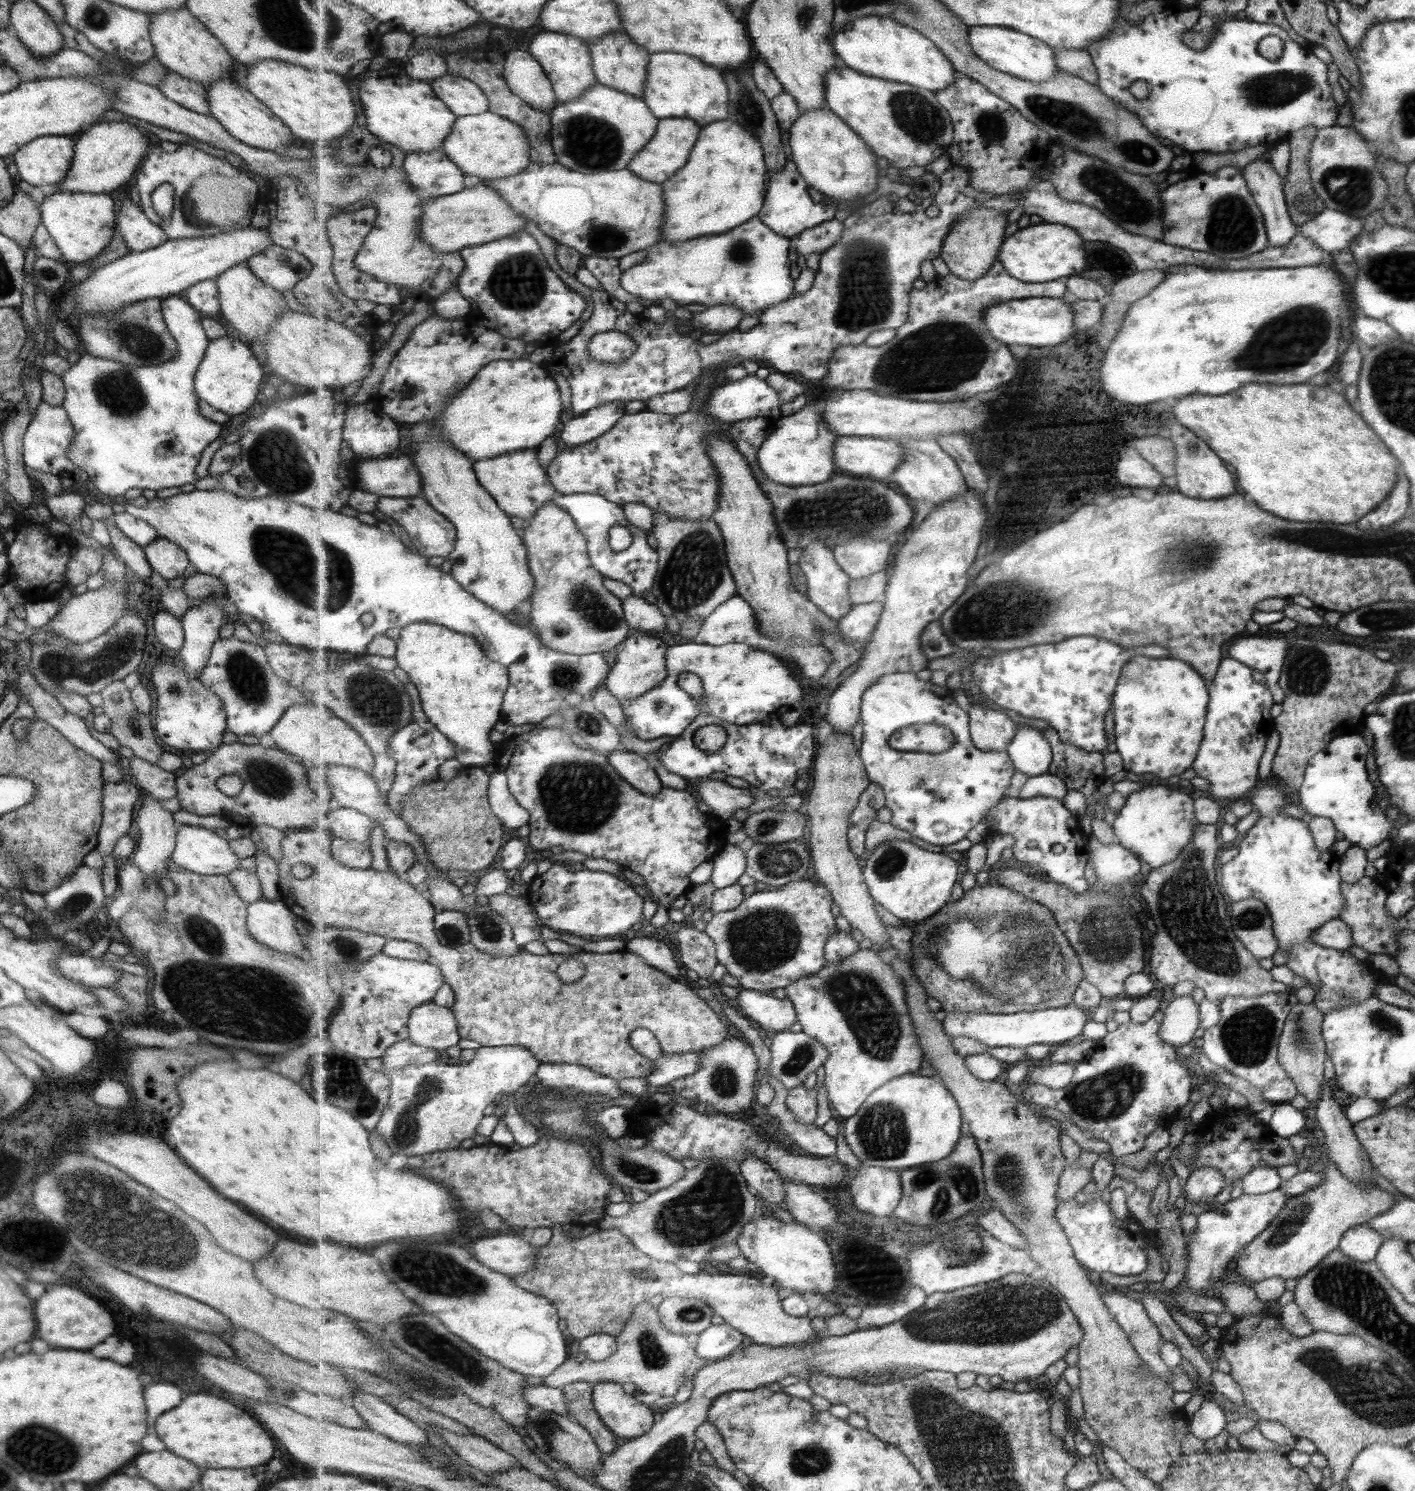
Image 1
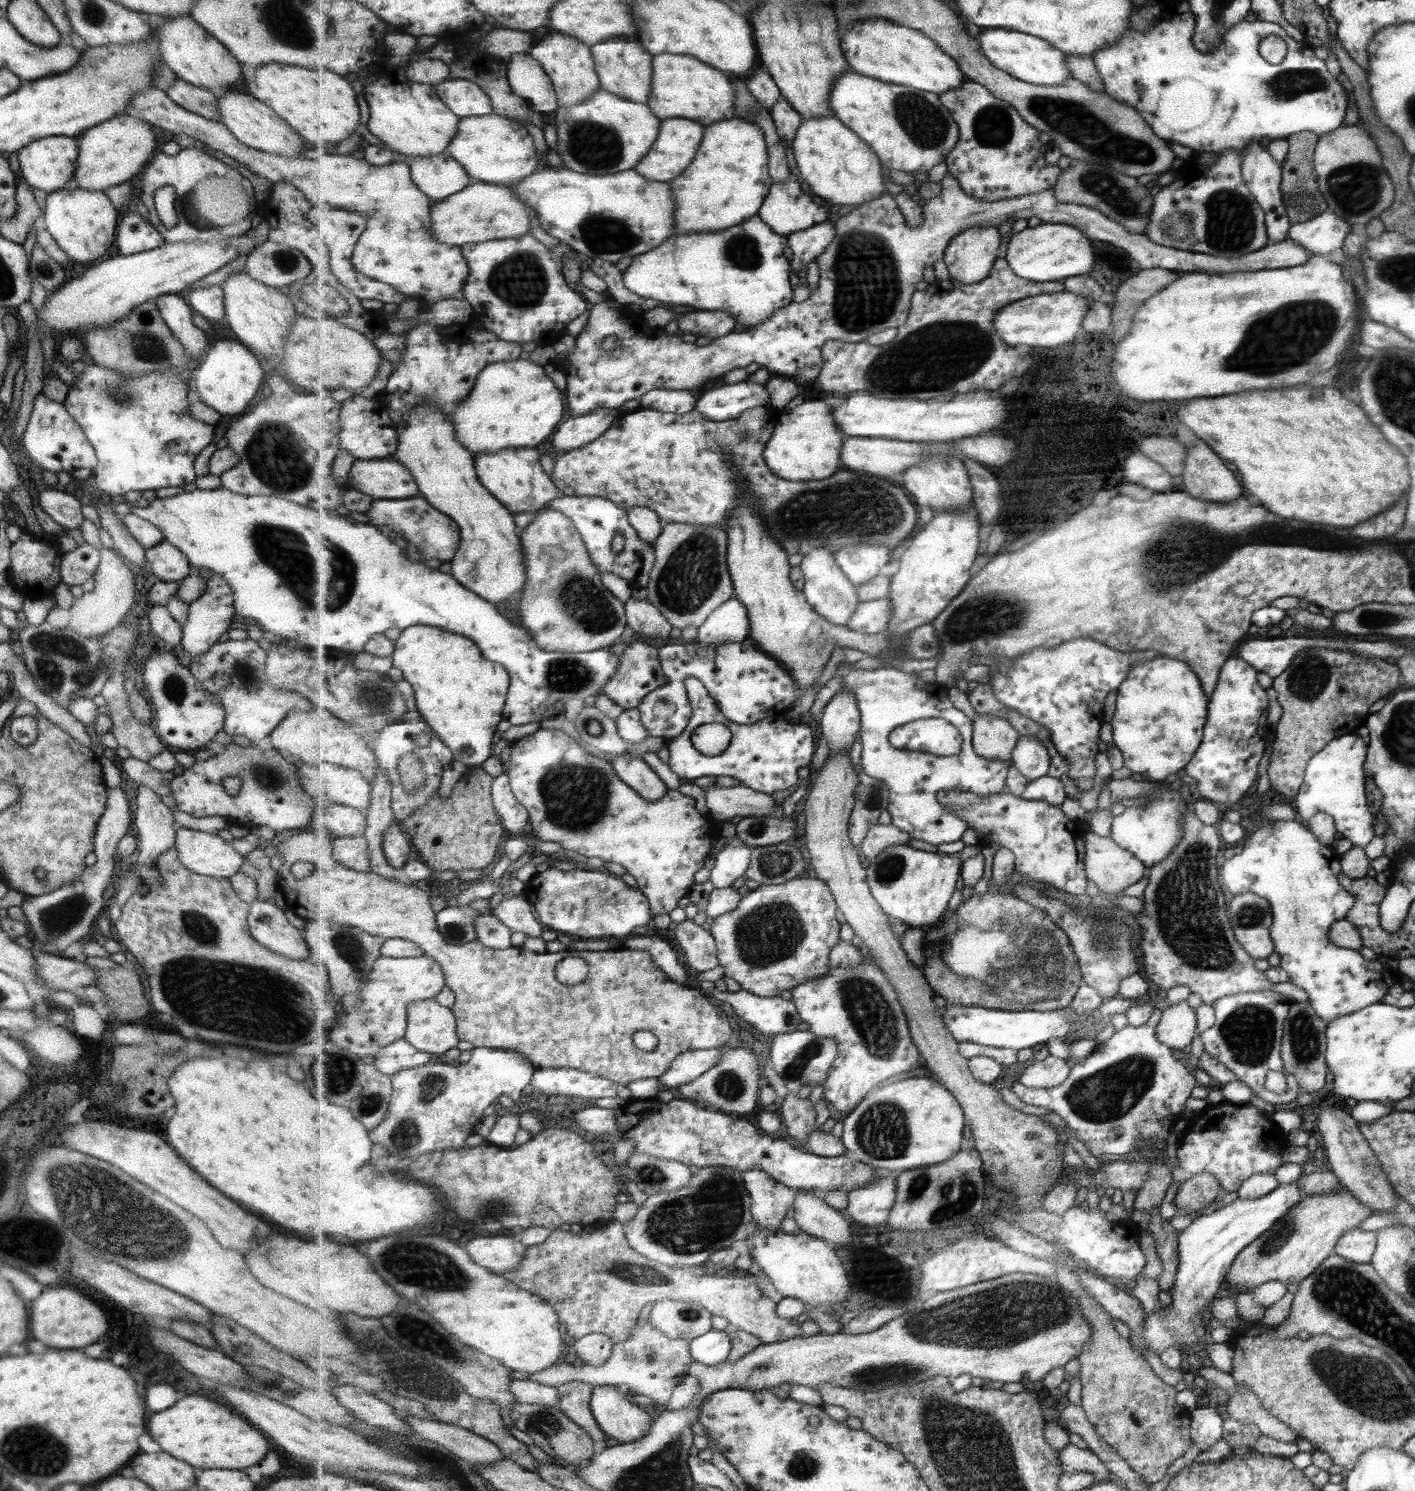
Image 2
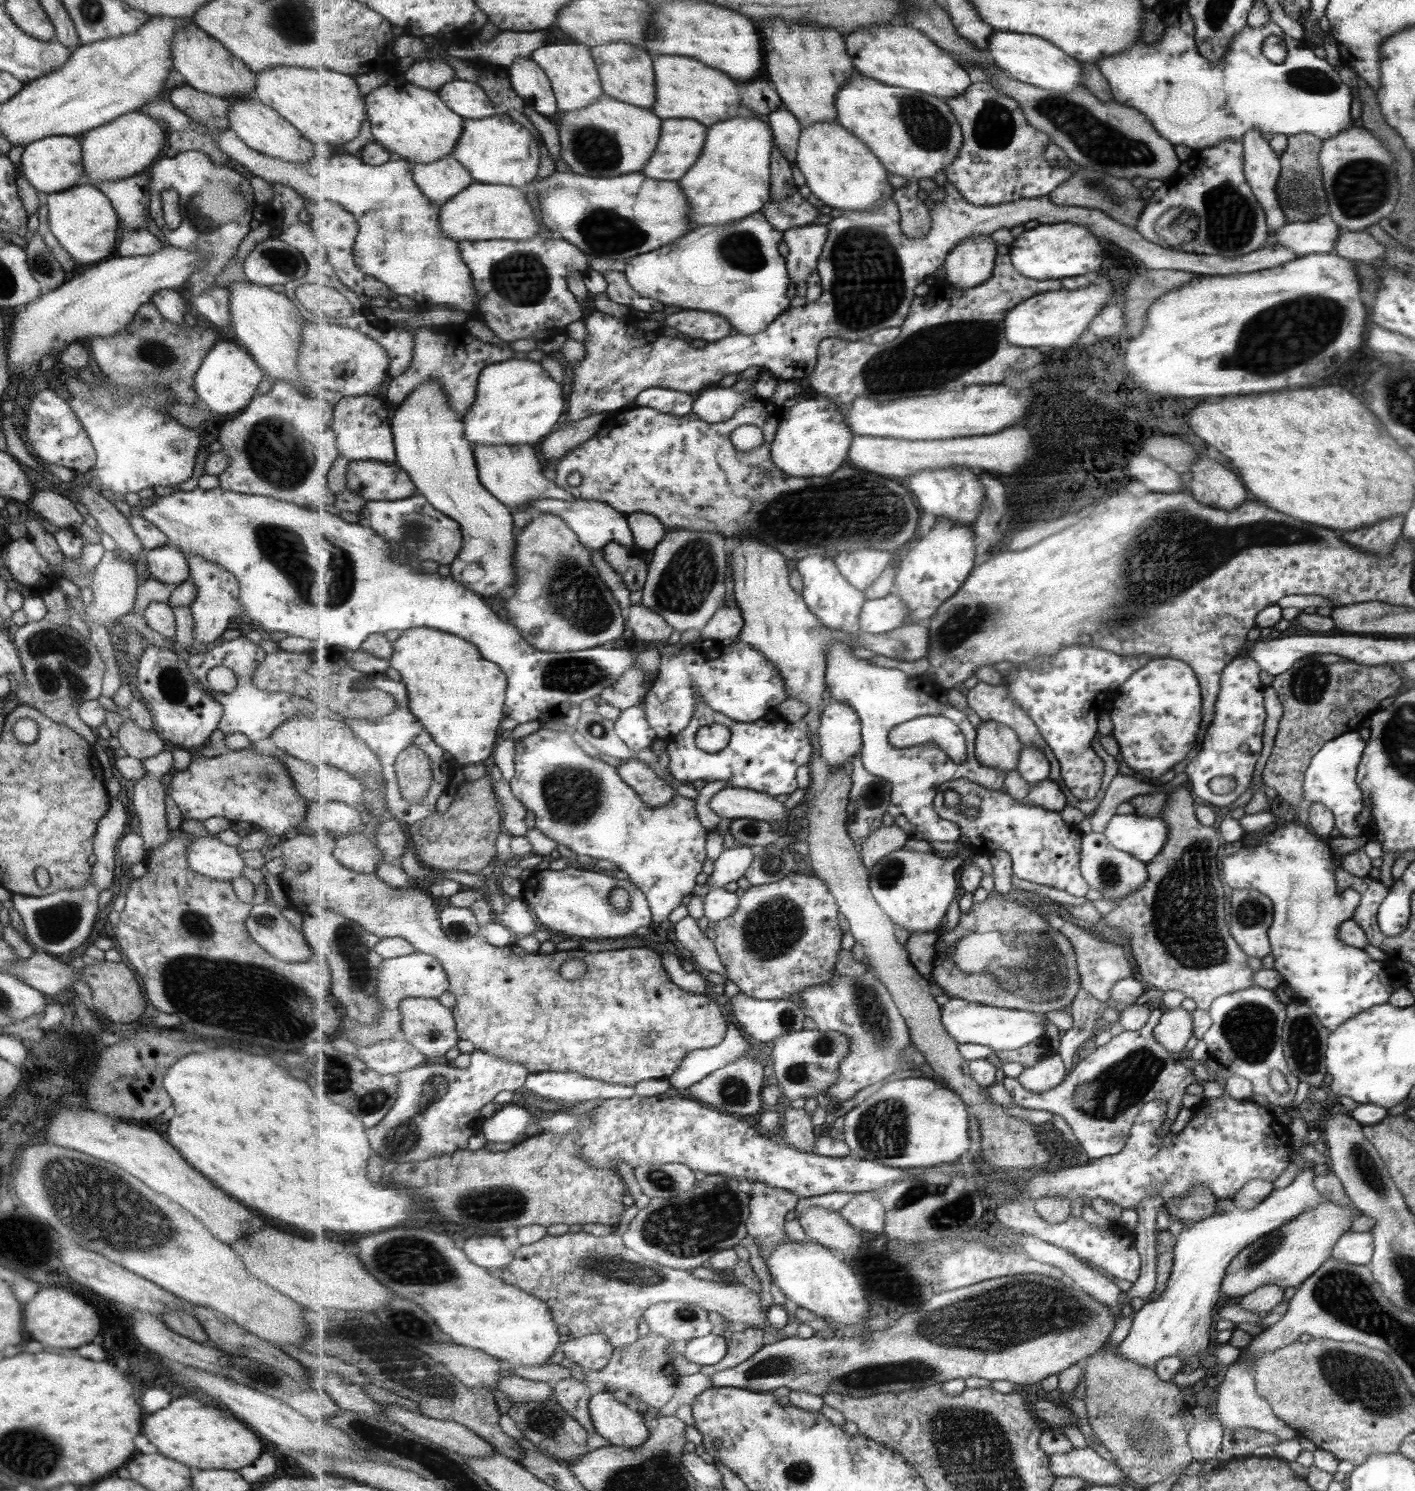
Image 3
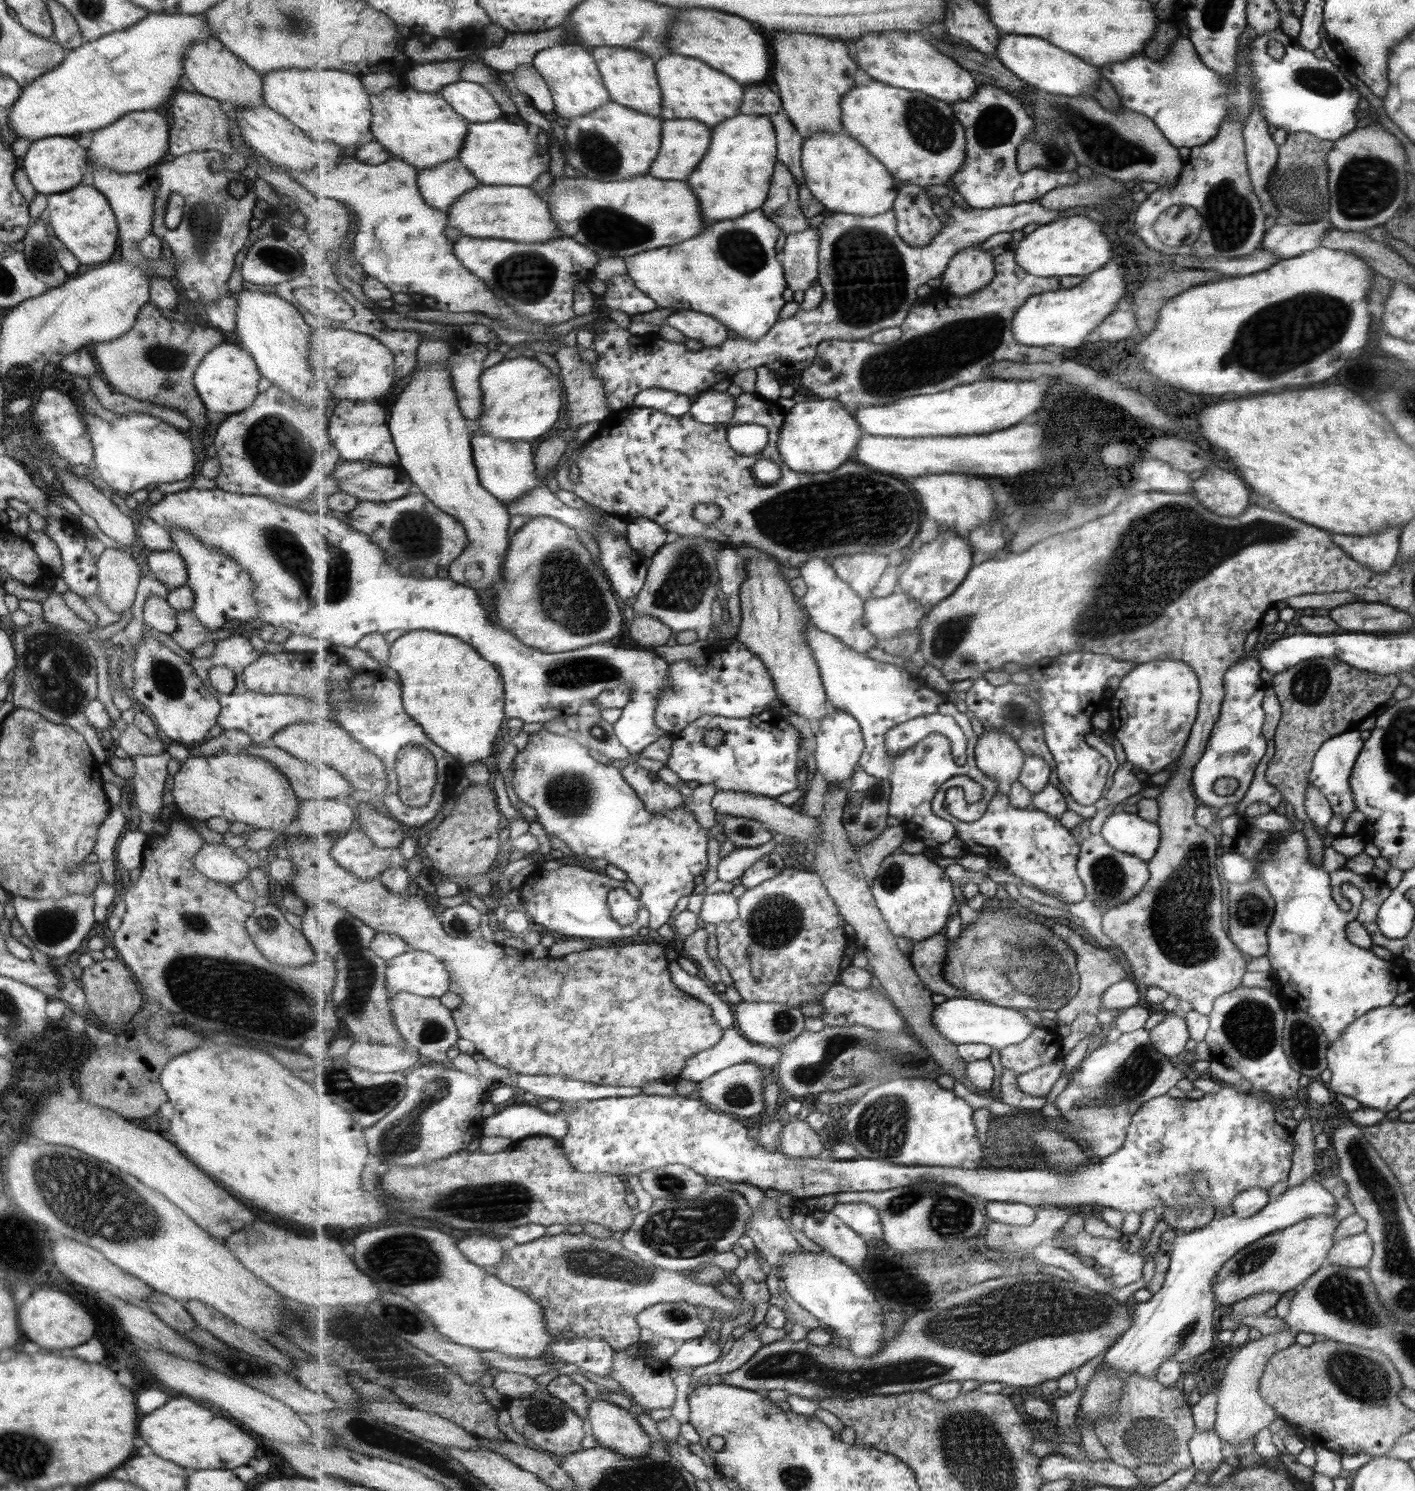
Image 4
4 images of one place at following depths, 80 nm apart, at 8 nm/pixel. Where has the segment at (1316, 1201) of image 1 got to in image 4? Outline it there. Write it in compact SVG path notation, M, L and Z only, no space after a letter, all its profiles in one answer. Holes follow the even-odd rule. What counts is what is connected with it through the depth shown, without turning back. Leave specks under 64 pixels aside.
M1315 1215L1307 1221L1258 1238L1251 1245L1245 1246L1214 1274L1214 1304L1229 1306L1256 1294L1274 1292L1281 1296L1287 1290L1297 1289L1326 1261L1337 1224L1339 1221L1335 1221L1333 1215Z

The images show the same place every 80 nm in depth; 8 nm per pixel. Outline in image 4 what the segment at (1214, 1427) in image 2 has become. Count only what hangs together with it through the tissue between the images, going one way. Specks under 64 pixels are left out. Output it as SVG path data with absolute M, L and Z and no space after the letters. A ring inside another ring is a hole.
M1214 1430L1196 1432L1190 1438L1189 1449L1193 1456L1193 1466L1197 1472L1214 1473L1219 1464L1231 1461L1221 1455L1221 1441Z

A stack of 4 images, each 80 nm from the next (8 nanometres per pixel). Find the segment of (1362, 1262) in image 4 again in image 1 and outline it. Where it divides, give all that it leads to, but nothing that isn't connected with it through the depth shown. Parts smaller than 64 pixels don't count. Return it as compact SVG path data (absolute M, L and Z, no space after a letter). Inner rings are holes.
M1367 1224L1356 1225L1342 1234L1338 1250L1356 1262L1372 1262L1382 1245L1383 1237Z

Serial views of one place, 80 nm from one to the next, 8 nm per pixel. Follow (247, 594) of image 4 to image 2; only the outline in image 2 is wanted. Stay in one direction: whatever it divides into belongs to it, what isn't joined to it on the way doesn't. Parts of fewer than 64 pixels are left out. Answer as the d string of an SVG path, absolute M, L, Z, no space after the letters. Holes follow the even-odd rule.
M196 569L195 574L204 580L204 589L199 598L188 604L187 620L182 626L182 637L180 638L182 649L191 659L203 654L221 638L221 634L228 630L230 619L234 615L230 584L227 584L220 574L209 569Z

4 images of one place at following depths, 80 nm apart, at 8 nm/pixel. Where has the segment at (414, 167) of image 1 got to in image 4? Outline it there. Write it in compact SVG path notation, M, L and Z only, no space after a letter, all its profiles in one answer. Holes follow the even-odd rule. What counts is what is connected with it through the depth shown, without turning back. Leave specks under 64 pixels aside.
M460 158L421 170L418 181L425 202L446 213L464 194L482 184Z

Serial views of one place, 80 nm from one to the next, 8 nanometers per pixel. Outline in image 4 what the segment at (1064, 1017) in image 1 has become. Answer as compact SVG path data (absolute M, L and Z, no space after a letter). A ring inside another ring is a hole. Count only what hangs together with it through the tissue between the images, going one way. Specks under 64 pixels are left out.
M963 997L946 999L934 1008L932 1017L934 1027L956 1045L985 1043L1000 1051L1024 1041L1036 1027L1017 1009L997 1006L971 997L969 999Z

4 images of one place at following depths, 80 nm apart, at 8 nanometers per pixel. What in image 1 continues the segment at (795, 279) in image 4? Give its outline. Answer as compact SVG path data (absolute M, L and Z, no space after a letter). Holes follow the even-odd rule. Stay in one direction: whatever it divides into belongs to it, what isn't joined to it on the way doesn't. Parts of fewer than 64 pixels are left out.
M833 219L830 222L817 226L792 240L793 249L798 257L807 261L813 254L823 255L835 246L846 234L844 222Z

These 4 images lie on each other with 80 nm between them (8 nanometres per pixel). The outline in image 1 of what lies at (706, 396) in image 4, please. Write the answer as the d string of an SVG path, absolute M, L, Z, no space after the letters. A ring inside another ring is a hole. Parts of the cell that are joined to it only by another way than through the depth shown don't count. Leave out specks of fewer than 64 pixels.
M747 374L742 379L714 389L706 400L704 412L707 416L711 415L723 423L736 423L757 417L767 417L769 420L777 421L782 417L782 399L779 395L767 379Z

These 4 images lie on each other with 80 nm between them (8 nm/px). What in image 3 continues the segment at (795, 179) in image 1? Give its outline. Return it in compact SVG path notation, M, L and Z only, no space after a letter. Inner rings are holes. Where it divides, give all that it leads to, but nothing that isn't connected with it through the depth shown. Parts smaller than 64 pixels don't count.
M796 186L795 192L783 200L769 200L762 208L767 220L775 226L775 230L783 233L793 228L803 228L814 224L819 215L819 203L812 198L803 198Z

